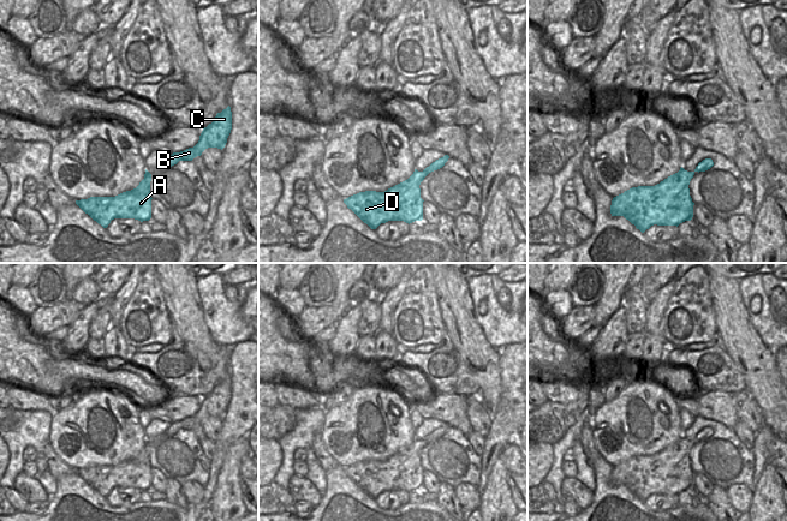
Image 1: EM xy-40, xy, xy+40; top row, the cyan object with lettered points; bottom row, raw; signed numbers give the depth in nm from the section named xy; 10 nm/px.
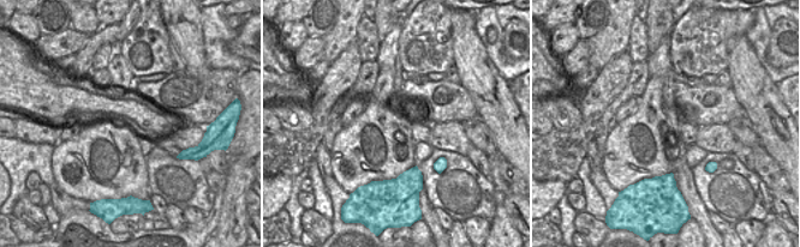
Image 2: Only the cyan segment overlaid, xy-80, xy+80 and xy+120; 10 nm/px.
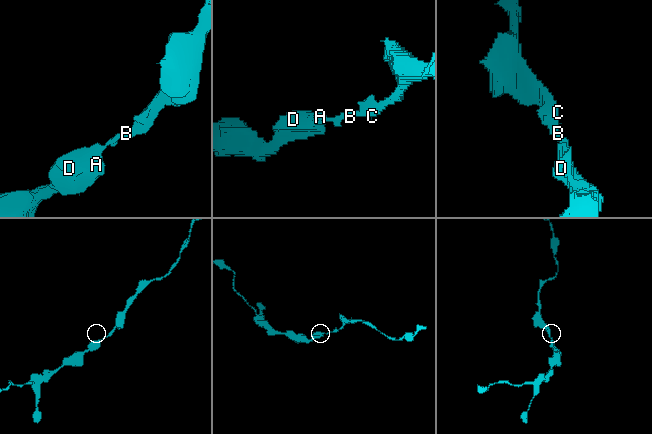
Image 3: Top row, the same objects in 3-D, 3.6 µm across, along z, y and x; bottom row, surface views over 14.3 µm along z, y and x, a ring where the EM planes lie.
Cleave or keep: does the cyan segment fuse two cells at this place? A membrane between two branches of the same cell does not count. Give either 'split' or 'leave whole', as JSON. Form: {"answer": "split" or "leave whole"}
{"answer": "leave whole"}

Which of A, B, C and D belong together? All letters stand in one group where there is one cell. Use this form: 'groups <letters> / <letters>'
groups A B C D

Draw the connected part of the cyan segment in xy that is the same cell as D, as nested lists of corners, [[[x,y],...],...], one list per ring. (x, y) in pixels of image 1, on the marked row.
[[[445,155],[423,172],[415,169],[407,180],[384,192],[359,192],[344,199],[344,203],[371,229],[388,221],[404,221],[409,224],[422,221],[424,200],[421,198],[419,185],[429,173],[442,168],[448,158]]]

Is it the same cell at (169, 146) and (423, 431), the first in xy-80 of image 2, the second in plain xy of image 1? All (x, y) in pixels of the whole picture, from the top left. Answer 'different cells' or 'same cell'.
different cells

